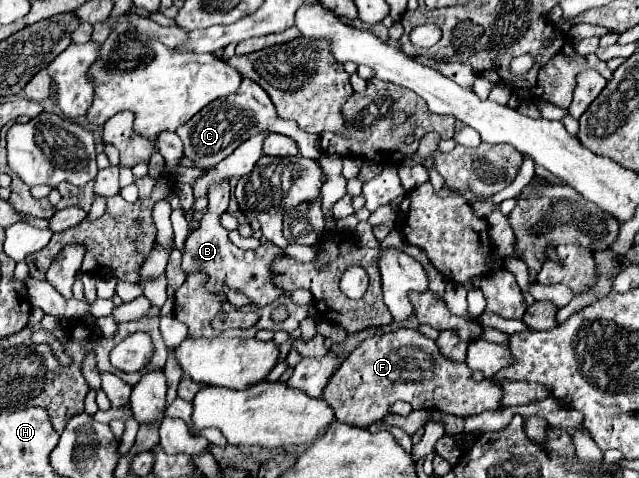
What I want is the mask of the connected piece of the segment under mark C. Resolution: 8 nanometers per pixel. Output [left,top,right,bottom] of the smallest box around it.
[175,79,321,171]

